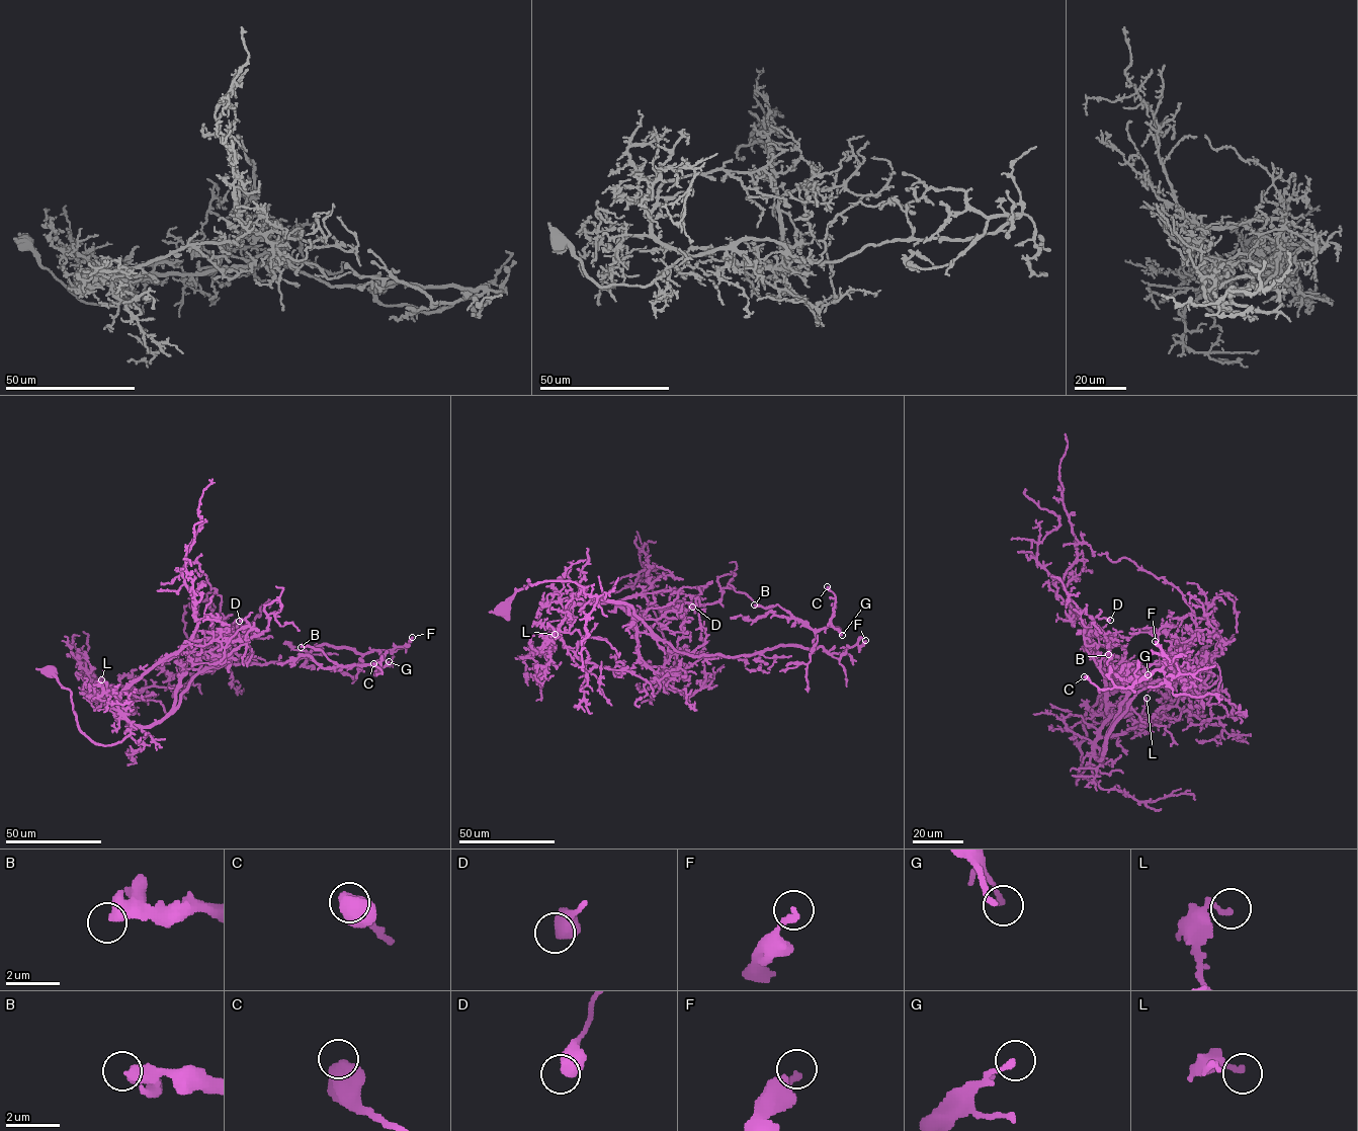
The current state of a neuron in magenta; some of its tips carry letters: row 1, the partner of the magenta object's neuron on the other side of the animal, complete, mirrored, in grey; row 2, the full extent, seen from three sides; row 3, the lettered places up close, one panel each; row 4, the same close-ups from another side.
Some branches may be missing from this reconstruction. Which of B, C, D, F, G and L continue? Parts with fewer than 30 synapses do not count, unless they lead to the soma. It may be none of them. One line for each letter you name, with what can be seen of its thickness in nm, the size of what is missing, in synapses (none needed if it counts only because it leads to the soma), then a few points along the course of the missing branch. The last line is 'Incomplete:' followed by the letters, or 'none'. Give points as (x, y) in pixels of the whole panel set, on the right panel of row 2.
Incomplete: none

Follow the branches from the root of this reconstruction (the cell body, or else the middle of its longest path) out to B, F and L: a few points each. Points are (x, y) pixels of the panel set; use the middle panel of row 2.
B: (502, 610), (529, 583), (570, 580), (626, 602), (693, 656), (815, 647), (815, 631), (777, 603), (754, 604)
F: (502, 610), (529, 583), (570, 580), (597, 598), (626, 602), (693, 656), (777, 646), (842, 654), (865, 640)
L: (502, 610), (529, 583), (575, 581), (584, 592), (572, 598), (566, 618), (553, 630), (555, 634)

